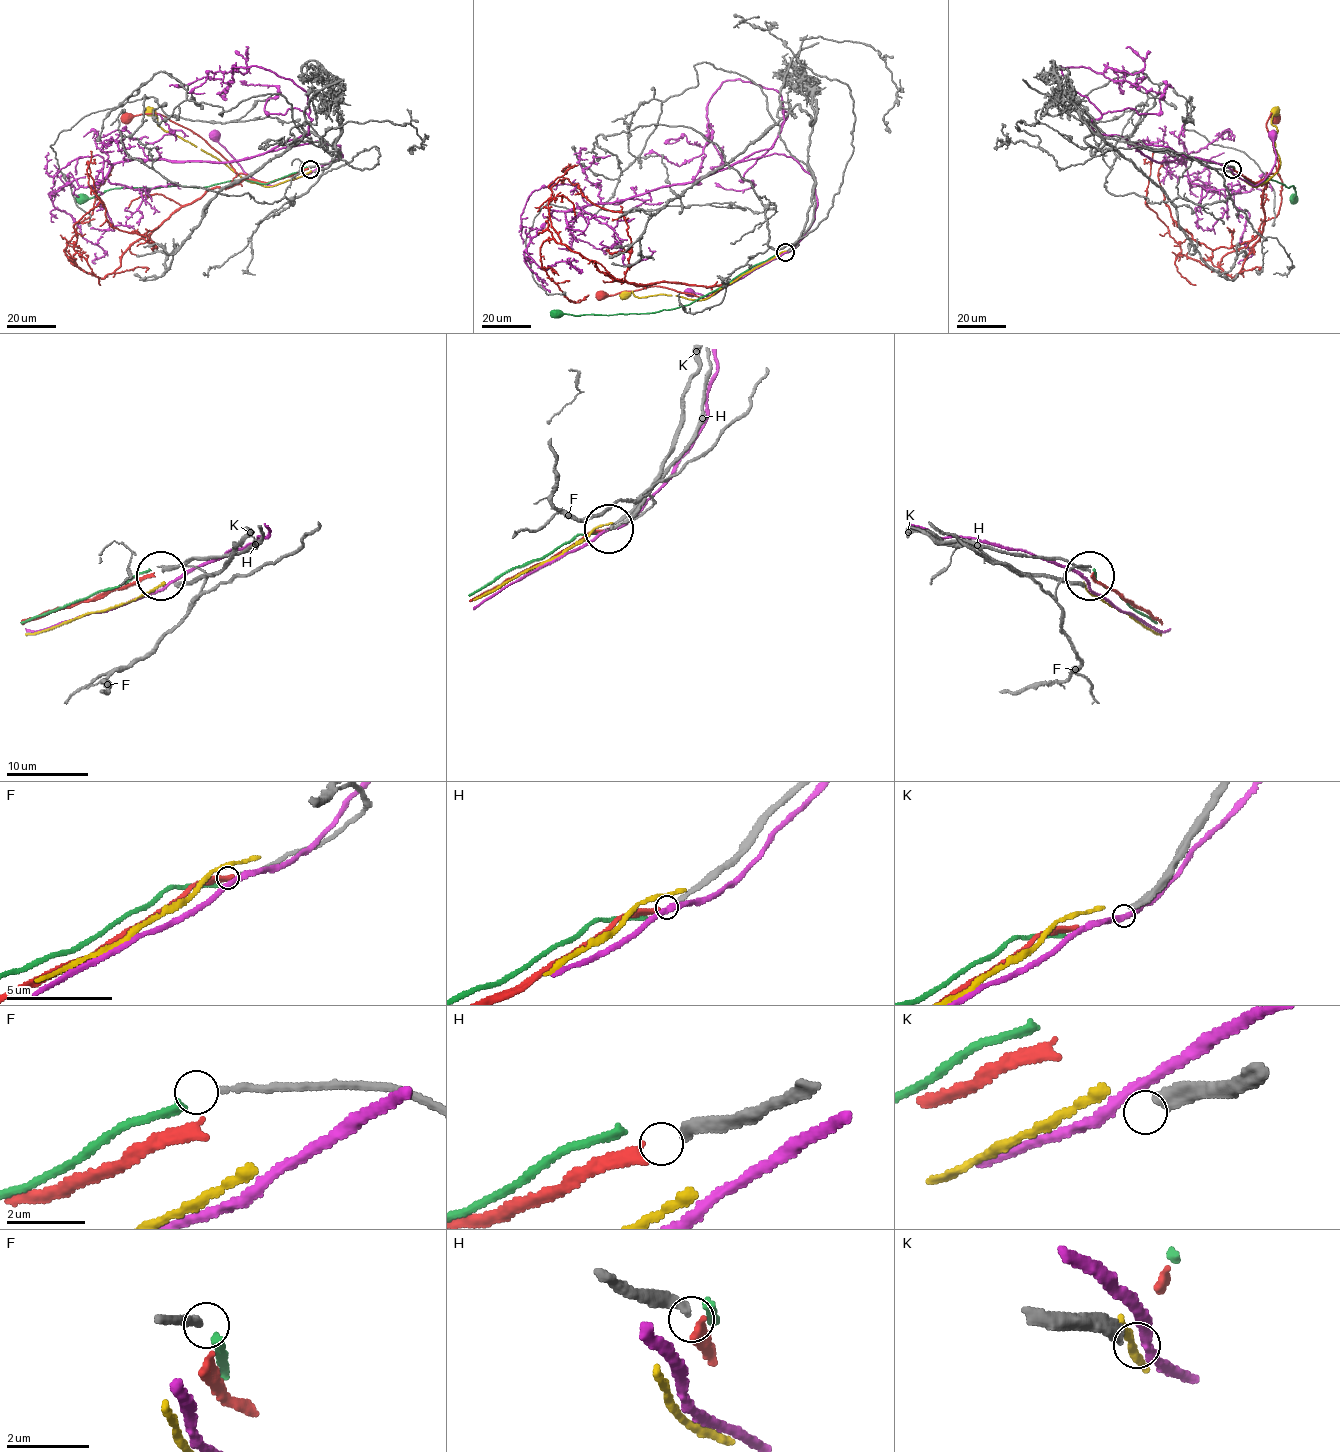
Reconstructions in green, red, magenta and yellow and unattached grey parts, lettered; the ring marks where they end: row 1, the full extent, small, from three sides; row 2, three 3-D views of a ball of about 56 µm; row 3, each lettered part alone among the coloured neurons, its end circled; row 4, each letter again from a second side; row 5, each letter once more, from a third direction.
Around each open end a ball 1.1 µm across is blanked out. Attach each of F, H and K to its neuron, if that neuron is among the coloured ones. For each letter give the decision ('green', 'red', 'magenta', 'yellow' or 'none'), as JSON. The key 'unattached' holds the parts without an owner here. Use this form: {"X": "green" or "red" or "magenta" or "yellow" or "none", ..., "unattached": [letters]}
{"F": "green", "H": "red", "K": "none", "unattached": ["K"]}

